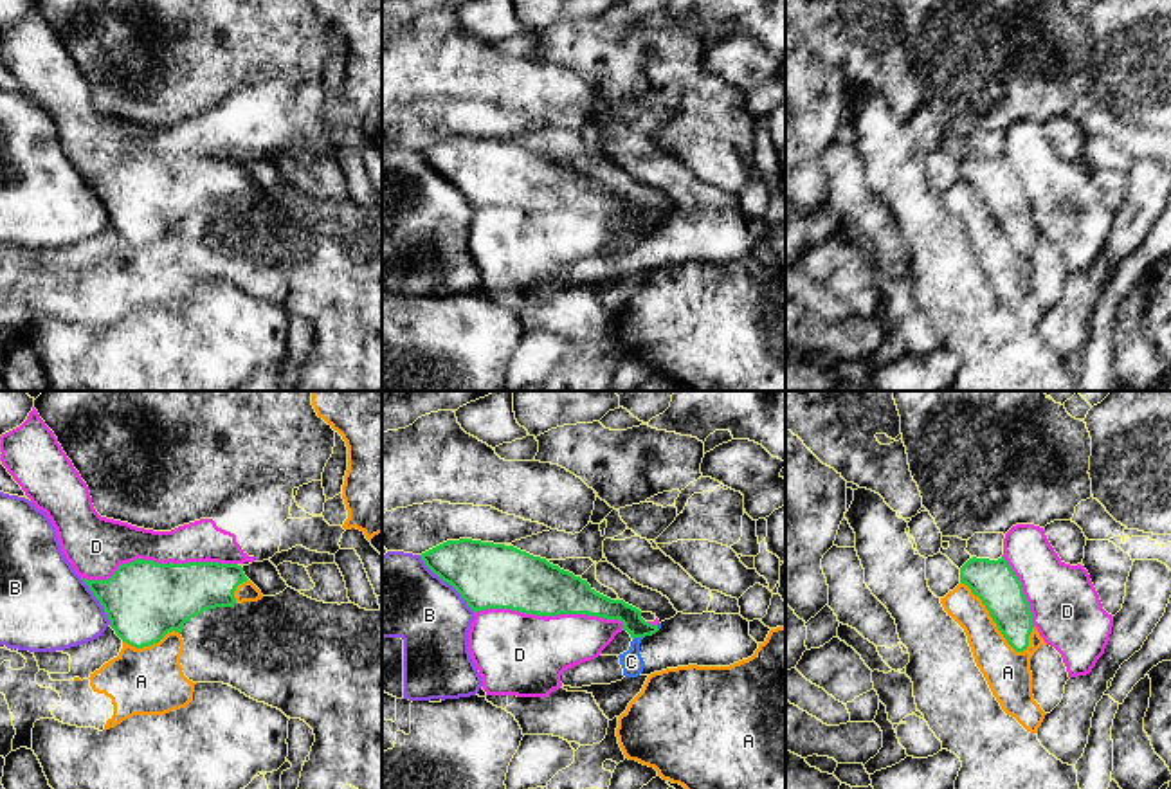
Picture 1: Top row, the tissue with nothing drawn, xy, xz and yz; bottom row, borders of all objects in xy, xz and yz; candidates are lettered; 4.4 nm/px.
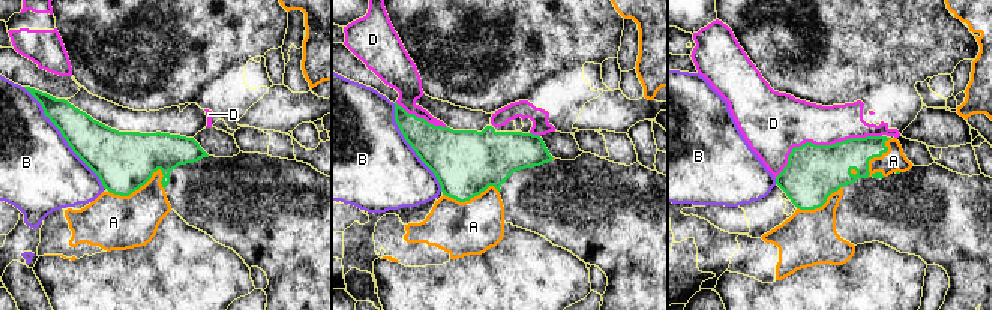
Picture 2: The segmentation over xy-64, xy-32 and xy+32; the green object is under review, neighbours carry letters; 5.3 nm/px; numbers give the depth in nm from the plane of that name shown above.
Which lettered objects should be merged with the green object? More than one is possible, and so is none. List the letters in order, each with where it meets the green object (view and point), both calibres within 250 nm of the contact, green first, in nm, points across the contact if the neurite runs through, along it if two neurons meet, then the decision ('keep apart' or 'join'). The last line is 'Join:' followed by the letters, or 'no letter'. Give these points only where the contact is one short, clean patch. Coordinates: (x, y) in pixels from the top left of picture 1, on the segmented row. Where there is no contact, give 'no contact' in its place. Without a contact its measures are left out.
A: contact yz (993, 620); calibres 190 and 200 nm; join
B: contact xz (447, 582); calibres 300 and 380 nm; keep apart
C: contact xz (636, 636); calibres 110 and 100 nm; border xz (642, 636), (633, 640); keep apart
D: contact xy (159, 564); calibres 360 and 220 nm; keep apart
Join: A

